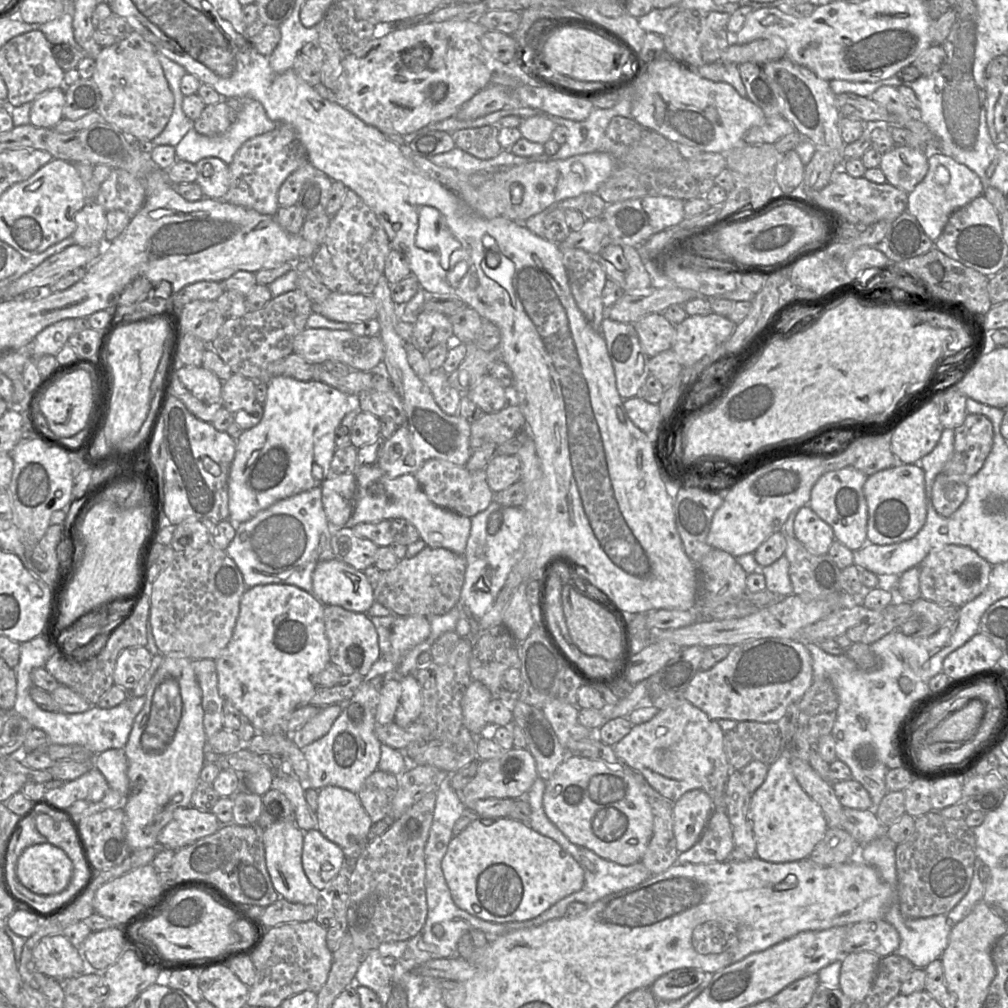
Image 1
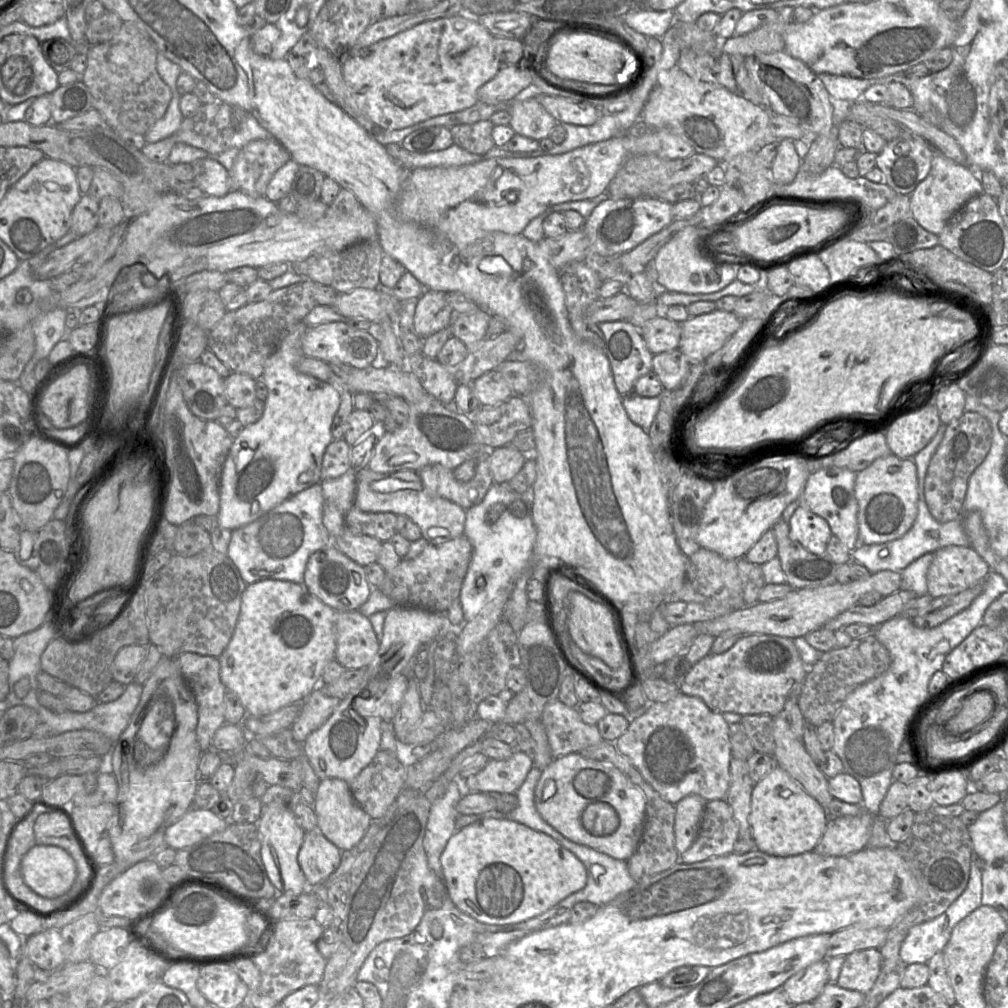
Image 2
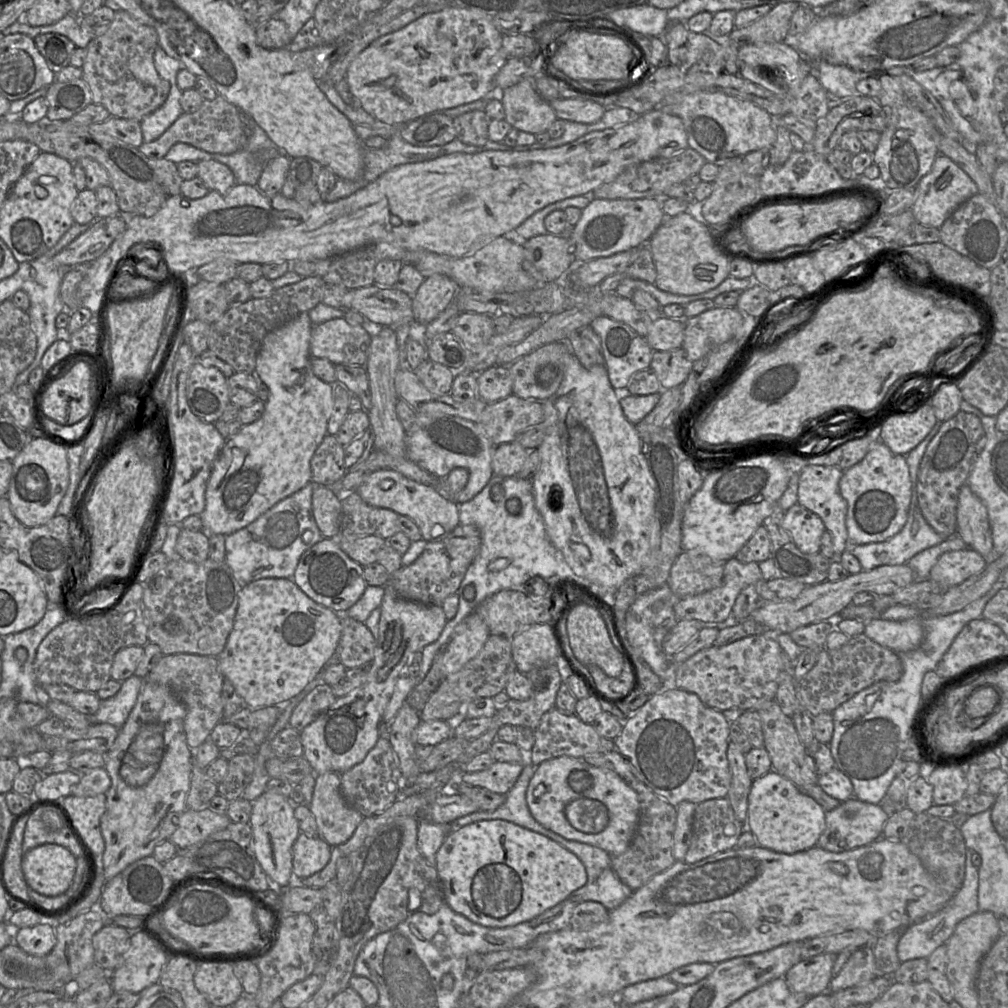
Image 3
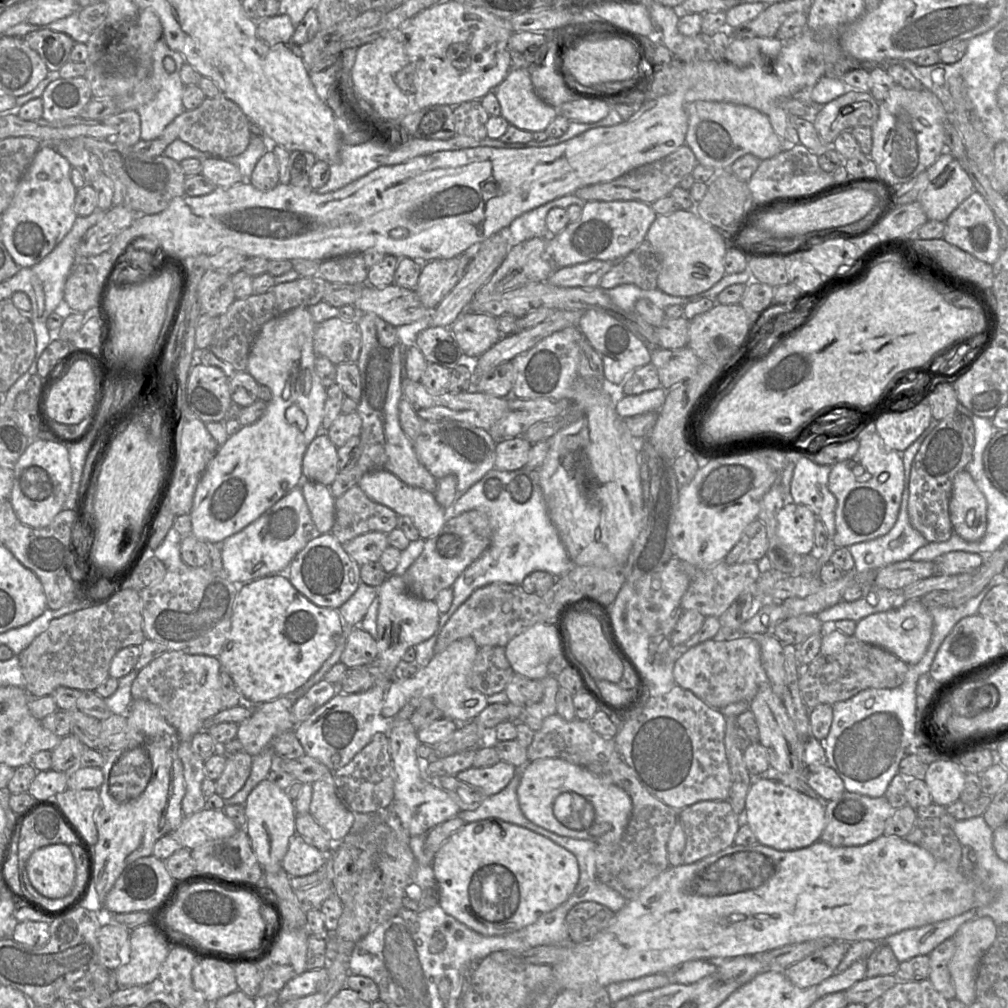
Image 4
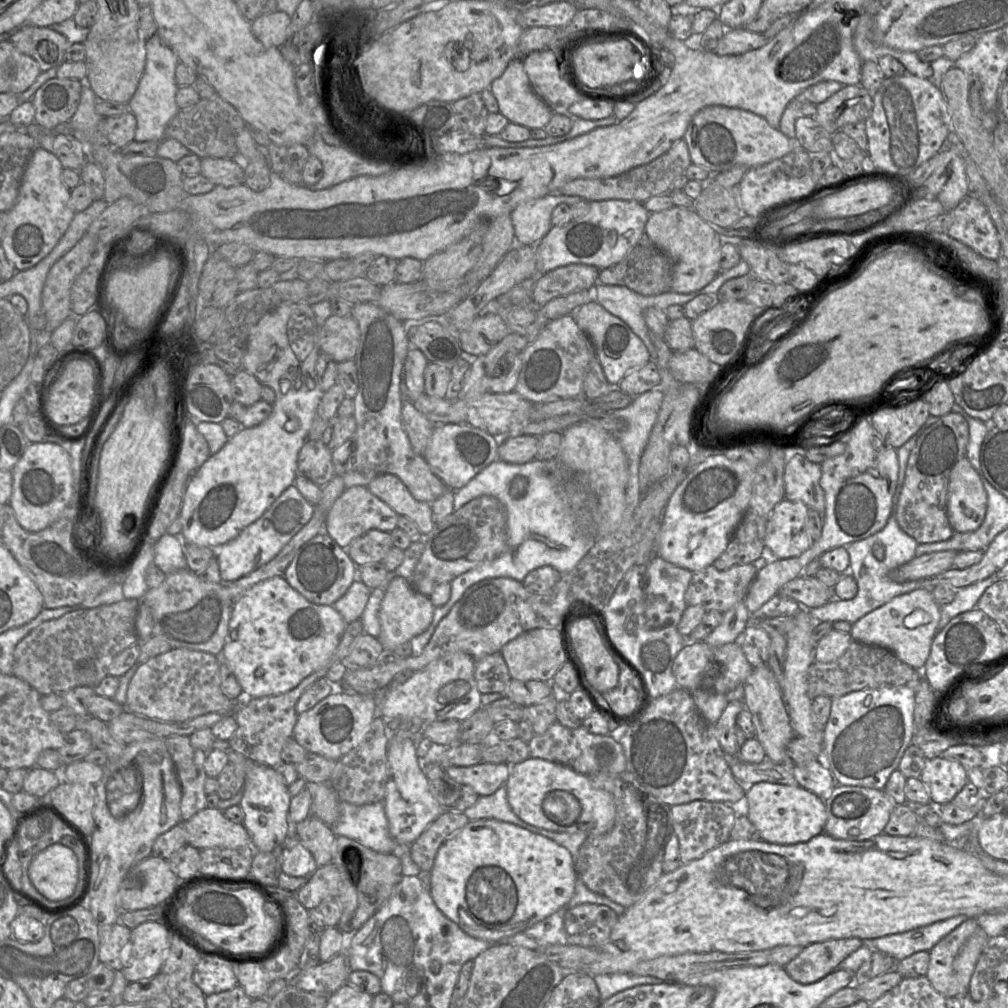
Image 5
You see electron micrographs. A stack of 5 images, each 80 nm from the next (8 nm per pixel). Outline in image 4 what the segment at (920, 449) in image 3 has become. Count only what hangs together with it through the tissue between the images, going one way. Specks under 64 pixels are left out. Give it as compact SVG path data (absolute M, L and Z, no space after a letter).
M927 428L923 433L903 452L902 460L904 466L904 489L902 493L902 500L900 505L900 510L898 513L897 521L893 528L885 535L879 536L877 538L852 544L847 547L855 561L855 570L858 573L864 573L868 571L875 571L877 569L883 568L887 565L901 562L904 560L909 560L911 555L920 547L929 543L924 536L917 531L911 525L908 517L908 499L909 499L909 482L910 482L910 471L912 467L913 460L921 447L921 444L927 437Z

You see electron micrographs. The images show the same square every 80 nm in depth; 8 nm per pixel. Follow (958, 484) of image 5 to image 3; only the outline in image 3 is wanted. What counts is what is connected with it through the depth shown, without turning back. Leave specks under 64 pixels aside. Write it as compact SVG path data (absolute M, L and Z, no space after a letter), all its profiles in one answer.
M964 484L959 491L957 506L957 529L956 534L973 550L978 552L988 562L995 560L999 555L996 554L988 513L984 503L971 491L968 484Z

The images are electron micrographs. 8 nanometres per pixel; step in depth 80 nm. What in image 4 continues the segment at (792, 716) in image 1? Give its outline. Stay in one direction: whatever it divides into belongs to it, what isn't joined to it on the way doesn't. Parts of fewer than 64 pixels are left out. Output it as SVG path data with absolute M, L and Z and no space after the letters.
M759 776L754 777L748 790L742 818L758 843L780 851L796 850L820 840L826 825L825 803L778 781Z

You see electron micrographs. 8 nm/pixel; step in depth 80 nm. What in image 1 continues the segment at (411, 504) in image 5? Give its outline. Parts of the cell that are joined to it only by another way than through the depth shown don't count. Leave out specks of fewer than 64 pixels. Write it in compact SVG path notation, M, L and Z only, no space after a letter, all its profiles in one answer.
M377 465L358 466L353 473L357 480L357 497L351 523L377 523L403 518L418 530L420 539L431 548L445 548L464 555L471 529L471 518L441 508L432 503L414 474L389 477Z

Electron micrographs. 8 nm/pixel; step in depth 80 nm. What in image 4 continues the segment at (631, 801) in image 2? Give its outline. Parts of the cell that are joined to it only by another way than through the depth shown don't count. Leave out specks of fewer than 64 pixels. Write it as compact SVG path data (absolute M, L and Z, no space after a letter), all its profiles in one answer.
M563 759L528 762L517 788L520 809L532 823L559 836L611 844L620 839L631 816L632 800L620 787L603 780L586 767Z

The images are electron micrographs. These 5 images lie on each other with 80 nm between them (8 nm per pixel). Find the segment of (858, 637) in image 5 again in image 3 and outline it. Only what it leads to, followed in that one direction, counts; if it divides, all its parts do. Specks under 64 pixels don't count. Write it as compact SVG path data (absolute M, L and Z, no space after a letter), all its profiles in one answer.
M872 619L865 622L864 634L881 646L897 653L917 649L925 637L924 628L918 619L903 621Z

